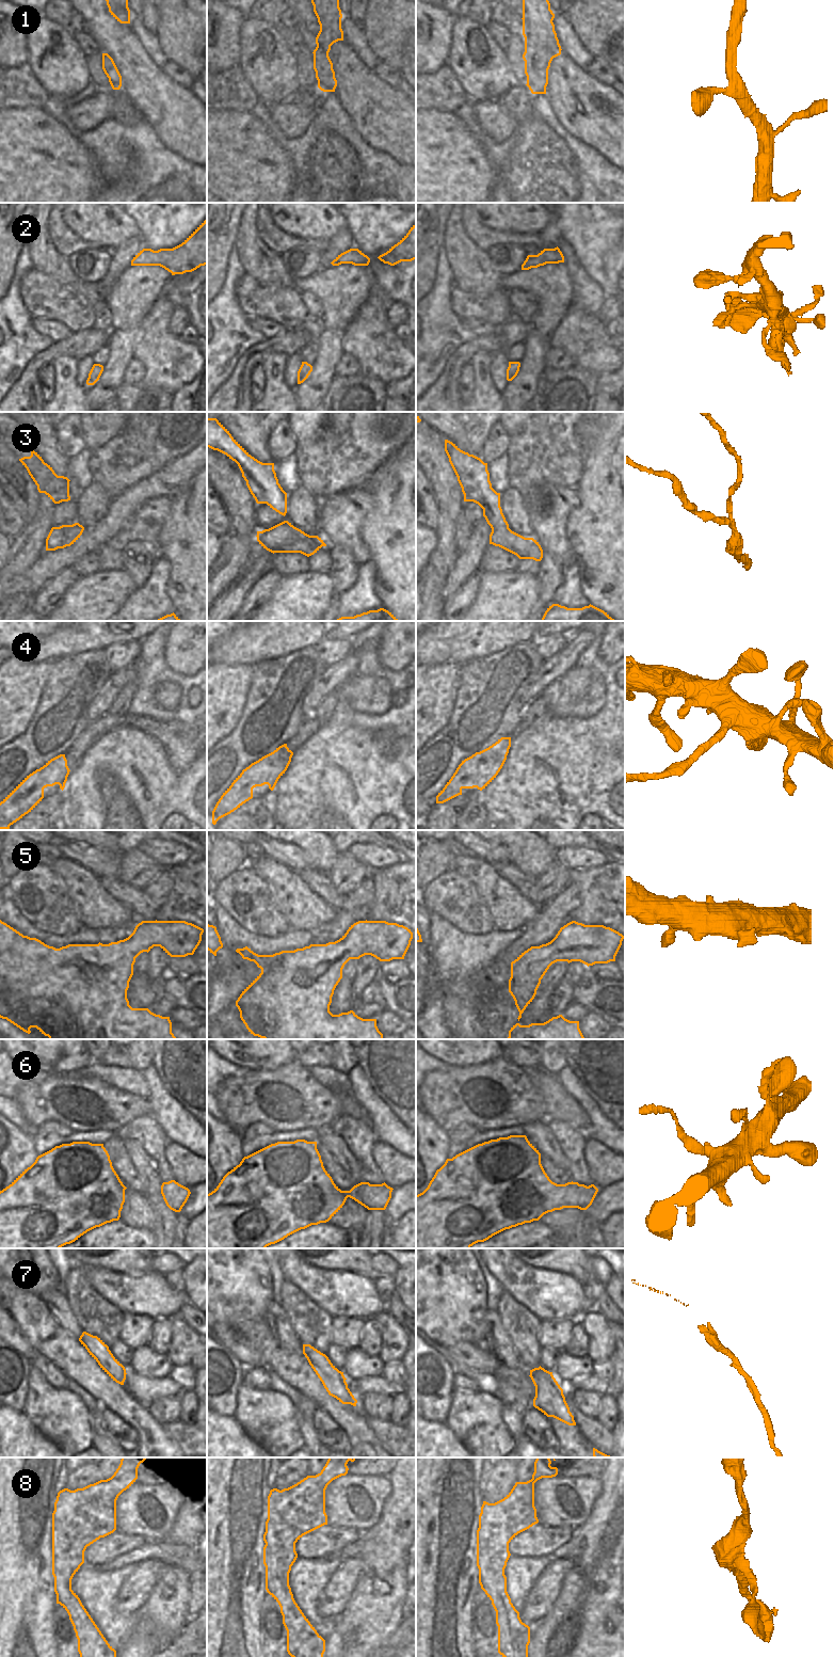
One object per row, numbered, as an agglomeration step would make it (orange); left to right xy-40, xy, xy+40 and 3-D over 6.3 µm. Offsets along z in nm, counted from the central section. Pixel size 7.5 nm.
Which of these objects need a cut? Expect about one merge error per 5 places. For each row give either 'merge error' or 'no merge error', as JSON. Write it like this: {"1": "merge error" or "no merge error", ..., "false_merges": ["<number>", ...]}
{"1": "no merge error", "2": "no merge error", "3": "merge error", "4": "merge error", "5": "no merge error", "6": "merge error", "7": "no merge error", "8": "no merge error", "false_merges": ["3", "4", "6"]}

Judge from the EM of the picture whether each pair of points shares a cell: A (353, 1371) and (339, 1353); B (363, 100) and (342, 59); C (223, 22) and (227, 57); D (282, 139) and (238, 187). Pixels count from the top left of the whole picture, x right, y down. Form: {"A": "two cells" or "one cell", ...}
{"A": "two cells", "B": "one cell", "C": "one cell", "D": "two cells"}

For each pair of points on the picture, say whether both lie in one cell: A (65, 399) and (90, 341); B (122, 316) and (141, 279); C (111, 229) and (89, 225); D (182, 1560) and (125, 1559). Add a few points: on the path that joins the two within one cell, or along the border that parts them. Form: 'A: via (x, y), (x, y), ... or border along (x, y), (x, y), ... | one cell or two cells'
A: border along (79, 360), (69, 355), (58, 355), (52, 363) | two cells
B: via (128, 306), (129, 300), (138, 288) | one cell
C: via (106, 225), (94, 225) | one cell
D: via (169, 1554), (143, 1552), (139, 1555) | one cell

